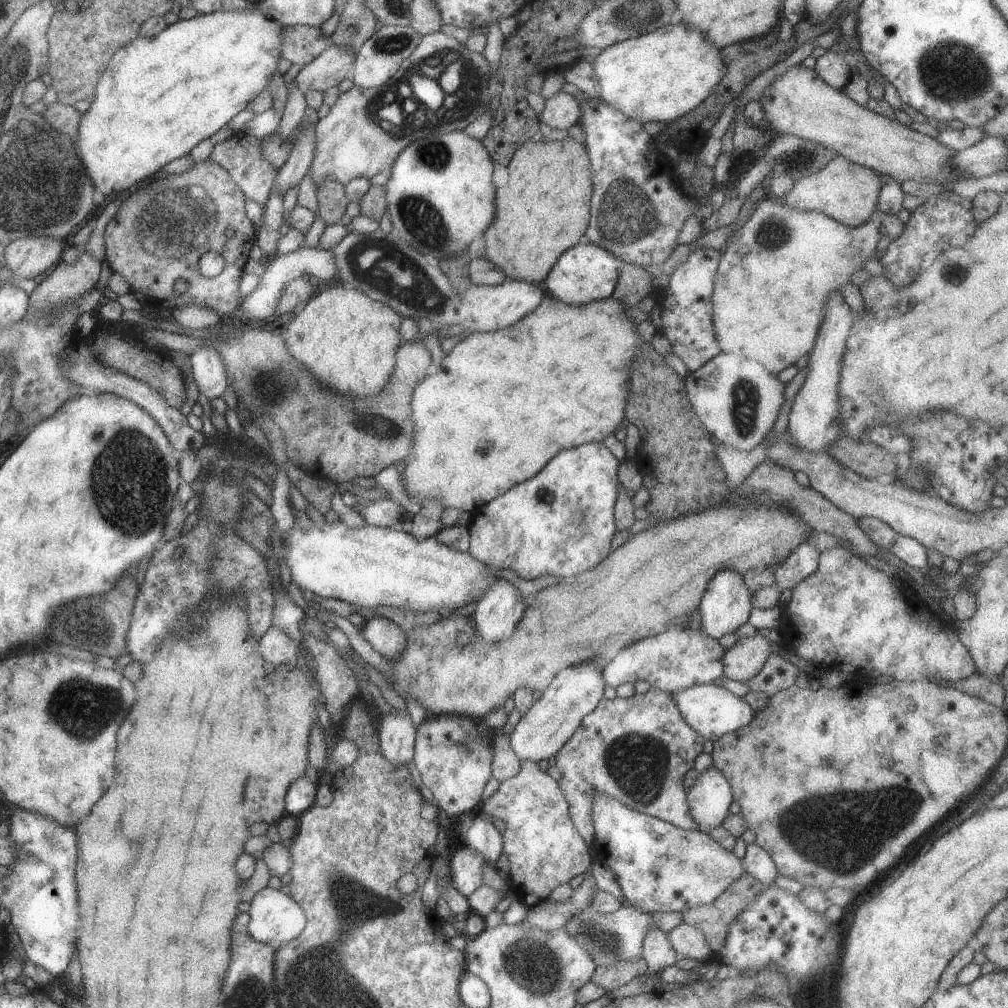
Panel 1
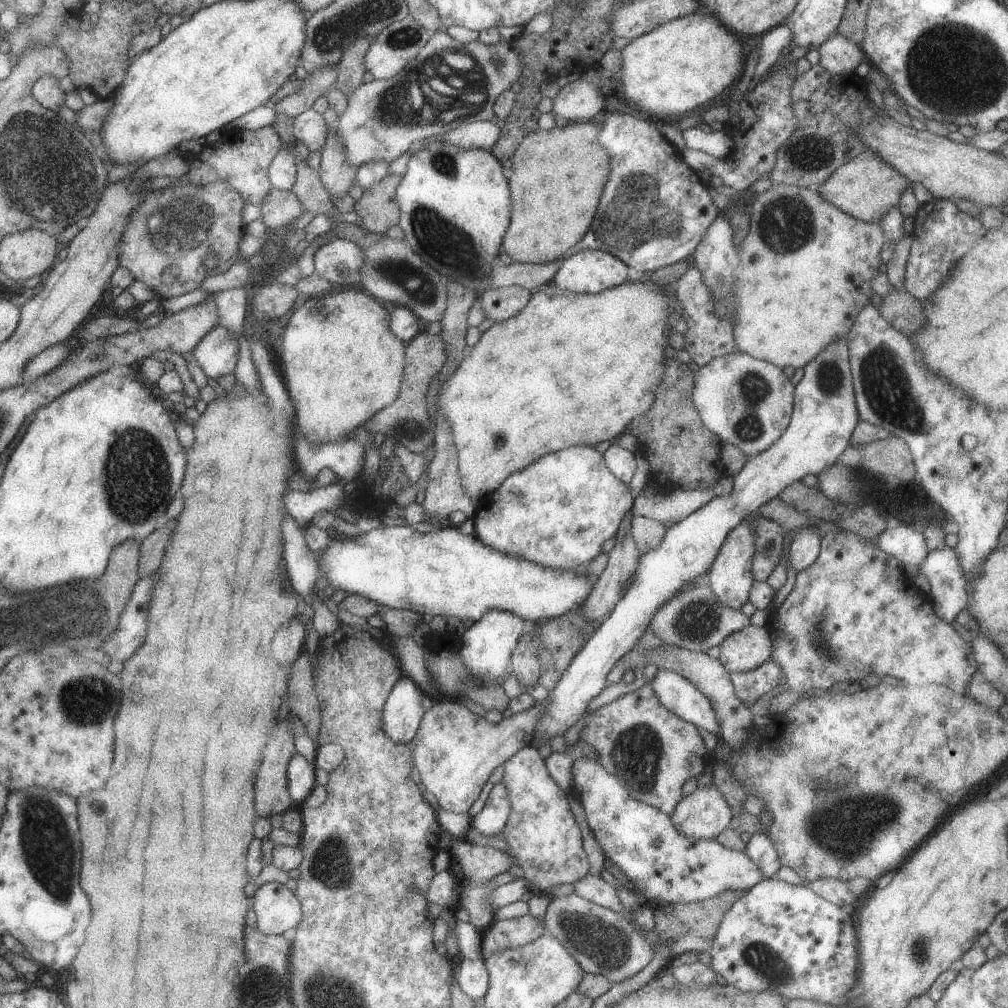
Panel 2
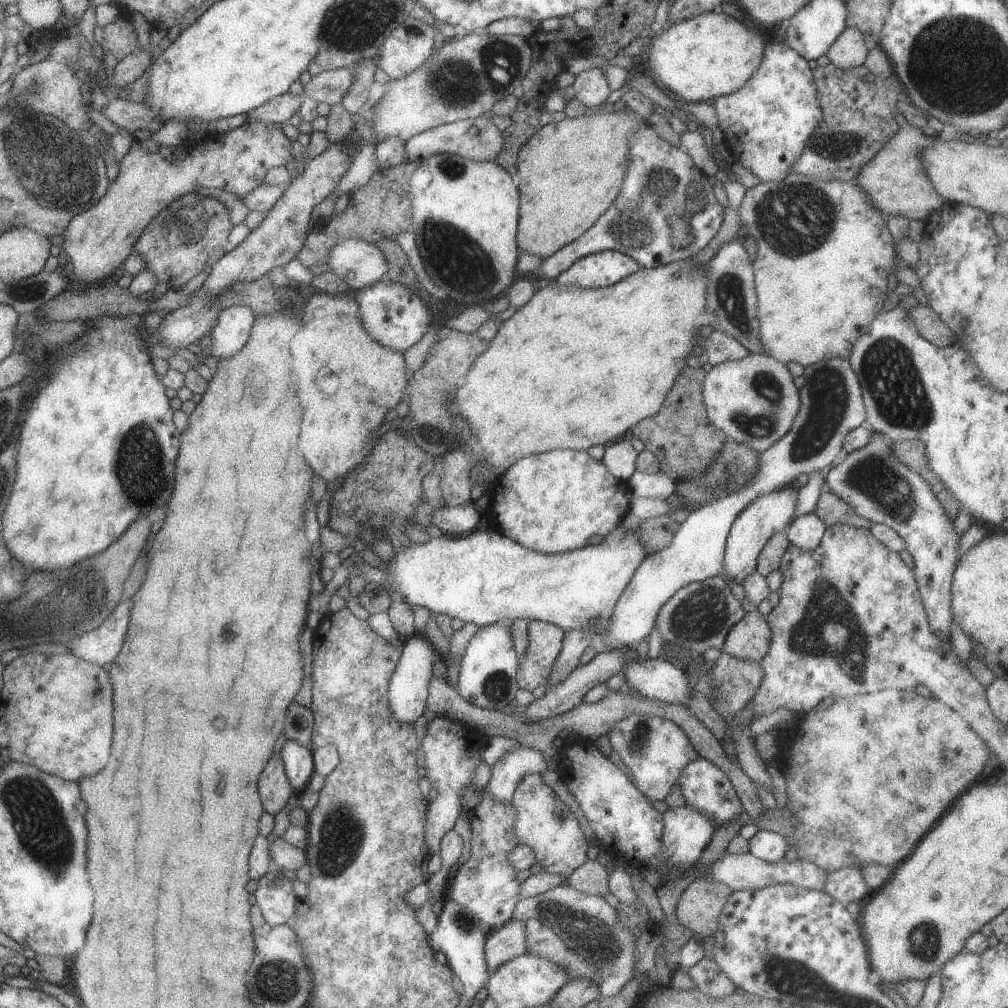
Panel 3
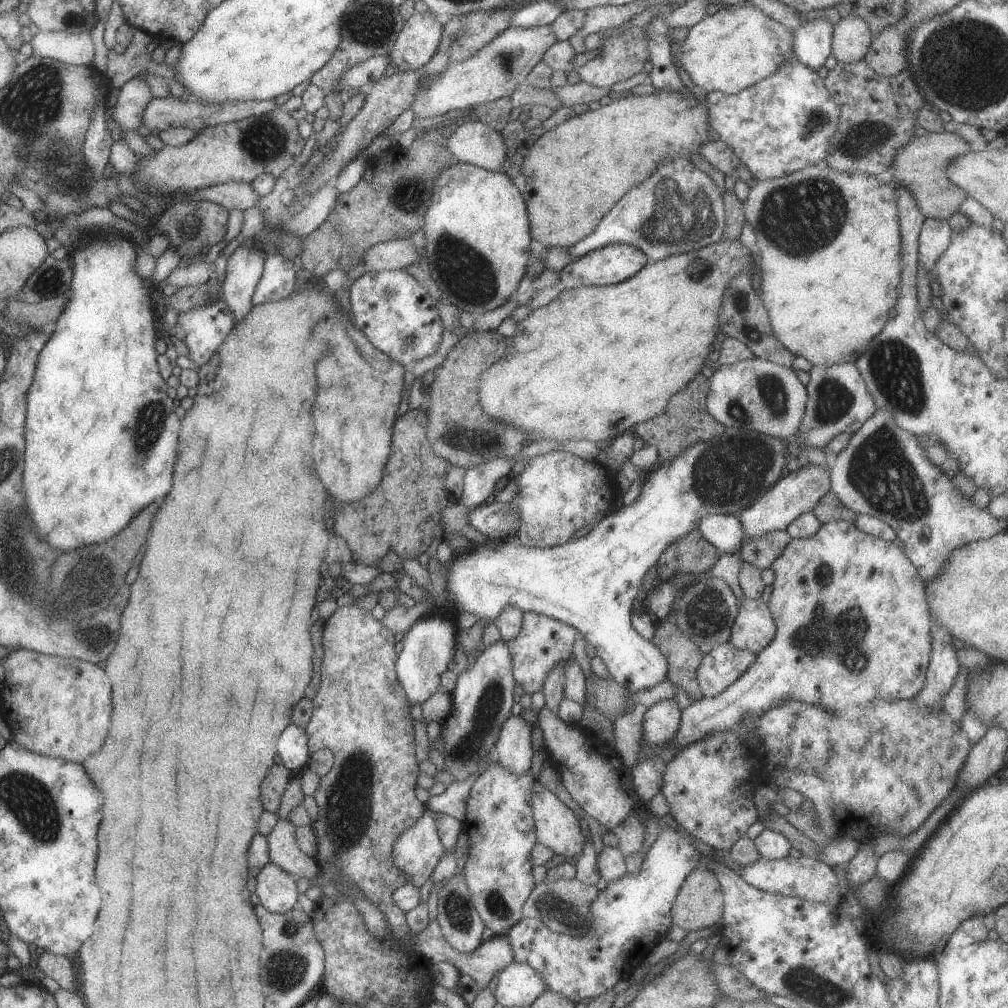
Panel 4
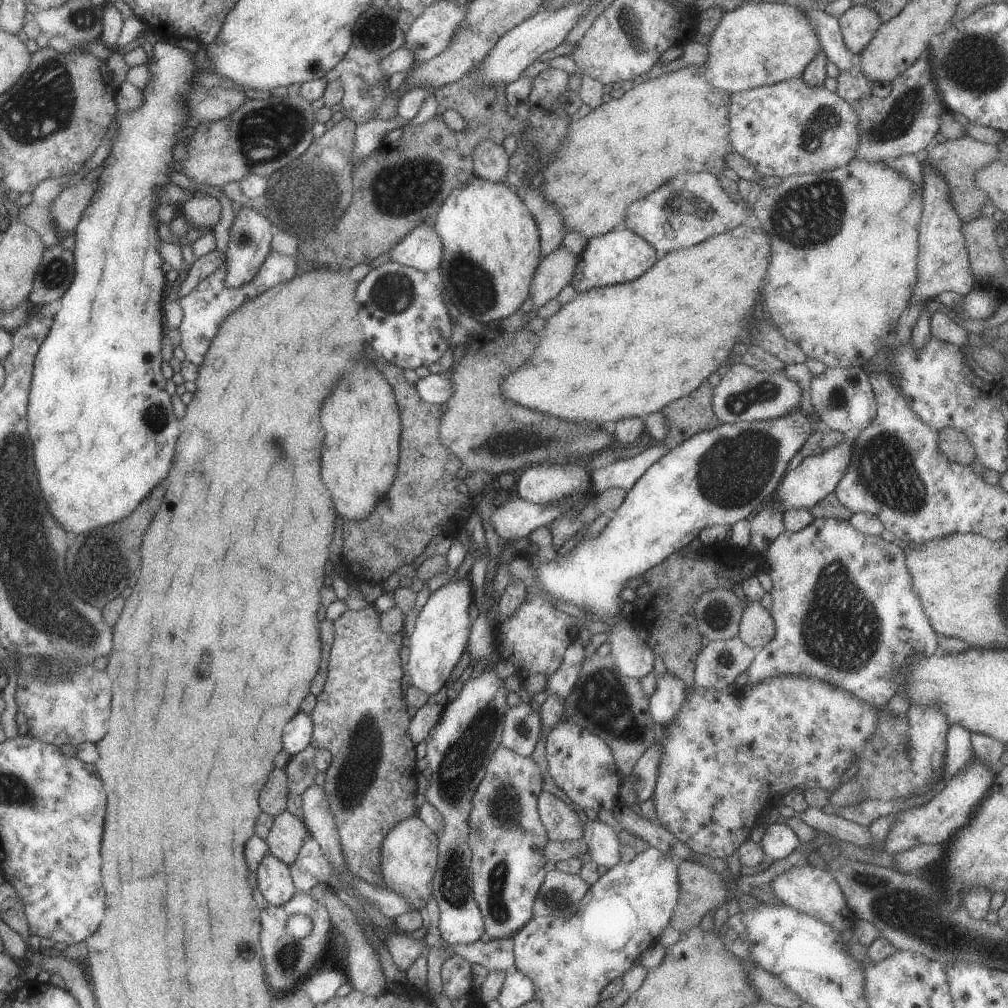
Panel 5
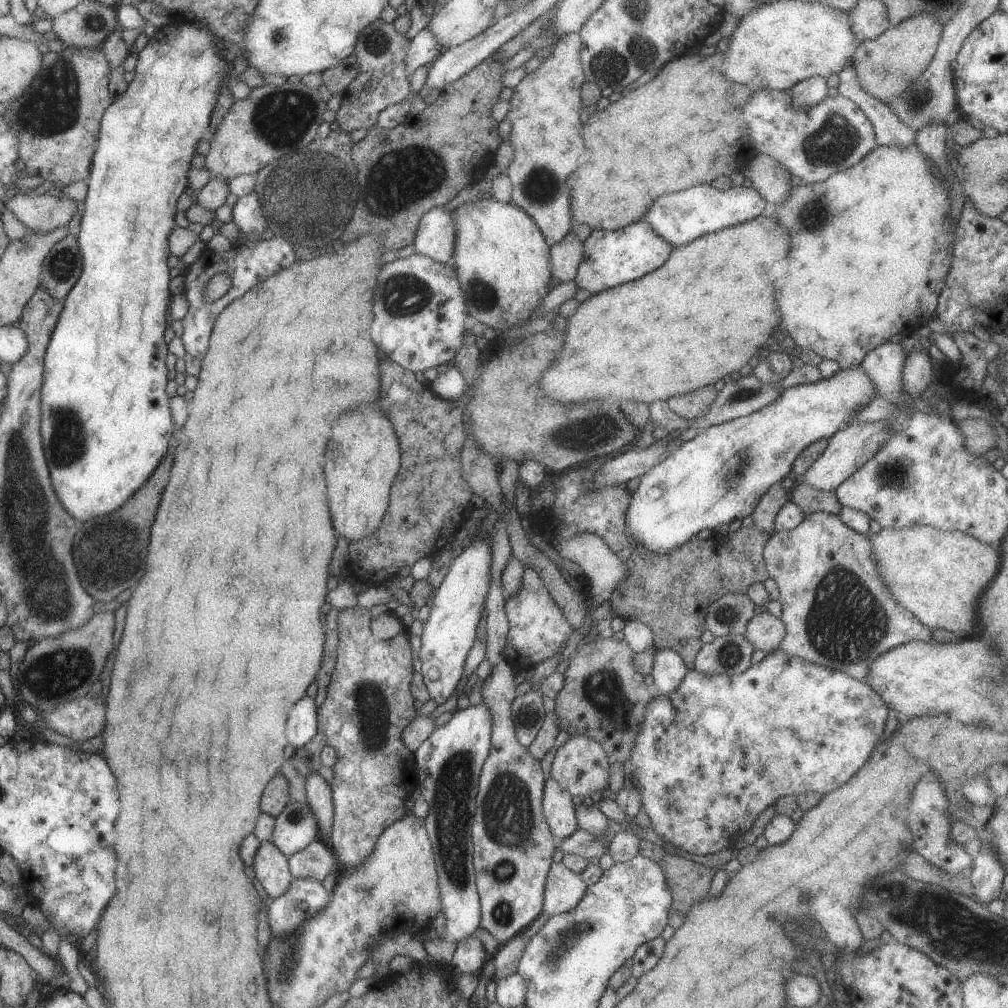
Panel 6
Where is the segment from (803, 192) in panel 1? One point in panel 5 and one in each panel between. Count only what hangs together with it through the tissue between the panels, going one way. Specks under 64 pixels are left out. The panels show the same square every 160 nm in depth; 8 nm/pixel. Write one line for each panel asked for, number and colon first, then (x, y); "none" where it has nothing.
2: (866, 187)
3: (895, 181)
4: (920, 165)
5: (957, 160)

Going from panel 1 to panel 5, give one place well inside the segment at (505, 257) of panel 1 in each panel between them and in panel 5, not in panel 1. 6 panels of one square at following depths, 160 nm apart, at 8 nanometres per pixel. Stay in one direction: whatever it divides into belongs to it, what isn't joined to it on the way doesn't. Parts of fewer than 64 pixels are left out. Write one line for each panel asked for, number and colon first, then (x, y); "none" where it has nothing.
2: (558, 176)
3: (569, 172)
4: (582, 167)
5: (626, 148)

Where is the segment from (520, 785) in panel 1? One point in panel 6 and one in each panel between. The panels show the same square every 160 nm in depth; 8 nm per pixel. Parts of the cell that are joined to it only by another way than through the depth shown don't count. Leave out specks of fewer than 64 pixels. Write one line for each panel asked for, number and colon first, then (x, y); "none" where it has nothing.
2: (540, 832)
3: (543, 822)
4: (556, 826)
5: (561, 823)
6: (557, 809)

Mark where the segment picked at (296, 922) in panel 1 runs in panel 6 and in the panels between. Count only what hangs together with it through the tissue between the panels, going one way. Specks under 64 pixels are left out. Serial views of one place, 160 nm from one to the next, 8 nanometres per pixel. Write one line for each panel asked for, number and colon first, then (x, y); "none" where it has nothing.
2: (277, 908)
3: (274, 896)
4: (275, 888)
5: (275, 883)
6: (271, 867)

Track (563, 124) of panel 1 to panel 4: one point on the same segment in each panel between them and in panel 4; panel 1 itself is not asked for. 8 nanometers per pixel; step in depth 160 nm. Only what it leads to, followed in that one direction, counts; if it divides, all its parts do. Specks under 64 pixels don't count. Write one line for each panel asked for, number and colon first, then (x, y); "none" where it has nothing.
2: (578, 100)
3: (590, 86)
4: (623, 52)

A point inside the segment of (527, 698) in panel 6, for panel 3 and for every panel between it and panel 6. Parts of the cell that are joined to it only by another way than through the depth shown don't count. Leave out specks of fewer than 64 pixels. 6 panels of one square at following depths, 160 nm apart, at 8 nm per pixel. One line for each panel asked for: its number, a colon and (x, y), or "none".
3: (509, 769)
4: (513, 747)
5: (521, 724)

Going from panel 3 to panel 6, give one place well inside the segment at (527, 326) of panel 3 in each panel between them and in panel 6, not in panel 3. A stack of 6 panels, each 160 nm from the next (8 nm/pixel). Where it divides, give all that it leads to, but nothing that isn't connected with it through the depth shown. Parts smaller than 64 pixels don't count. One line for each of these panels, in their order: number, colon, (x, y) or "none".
4: (589, 365)
5: (634, 347)
6: (700, 316)

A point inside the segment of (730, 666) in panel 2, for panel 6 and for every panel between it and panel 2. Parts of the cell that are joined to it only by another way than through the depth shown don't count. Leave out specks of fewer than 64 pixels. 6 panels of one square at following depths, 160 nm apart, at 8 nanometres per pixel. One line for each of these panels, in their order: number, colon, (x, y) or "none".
3: (749, 638)
4: (753, 628)
5: (756, 628)
6: (764, 631)

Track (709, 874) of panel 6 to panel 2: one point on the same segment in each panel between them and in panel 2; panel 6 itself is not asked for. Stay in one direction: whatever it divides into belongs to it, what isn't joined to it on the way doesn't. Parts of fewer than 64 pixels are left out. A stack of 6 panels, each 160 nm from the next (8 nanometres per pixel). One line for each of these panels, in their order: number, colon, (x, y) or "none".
2: (701, 918)
3: (699, 905)
4: (698, 904)
5: (700, 889)

